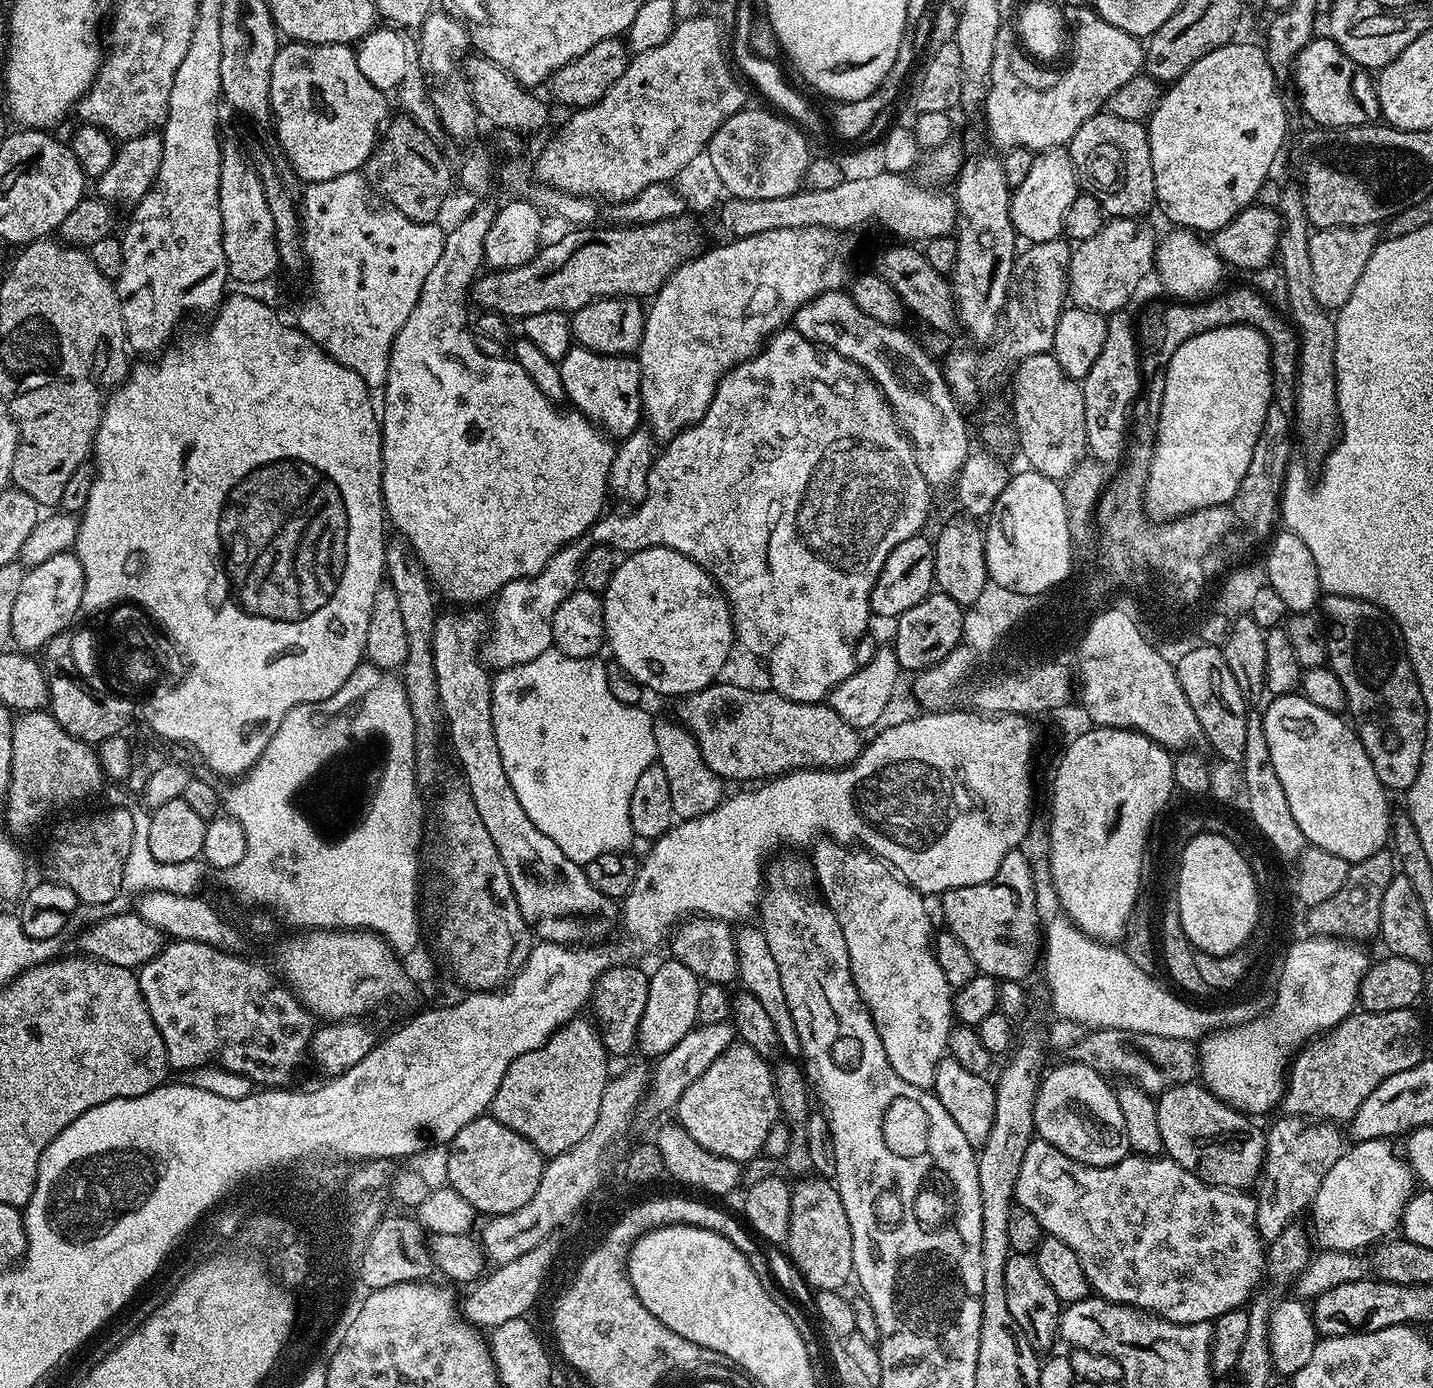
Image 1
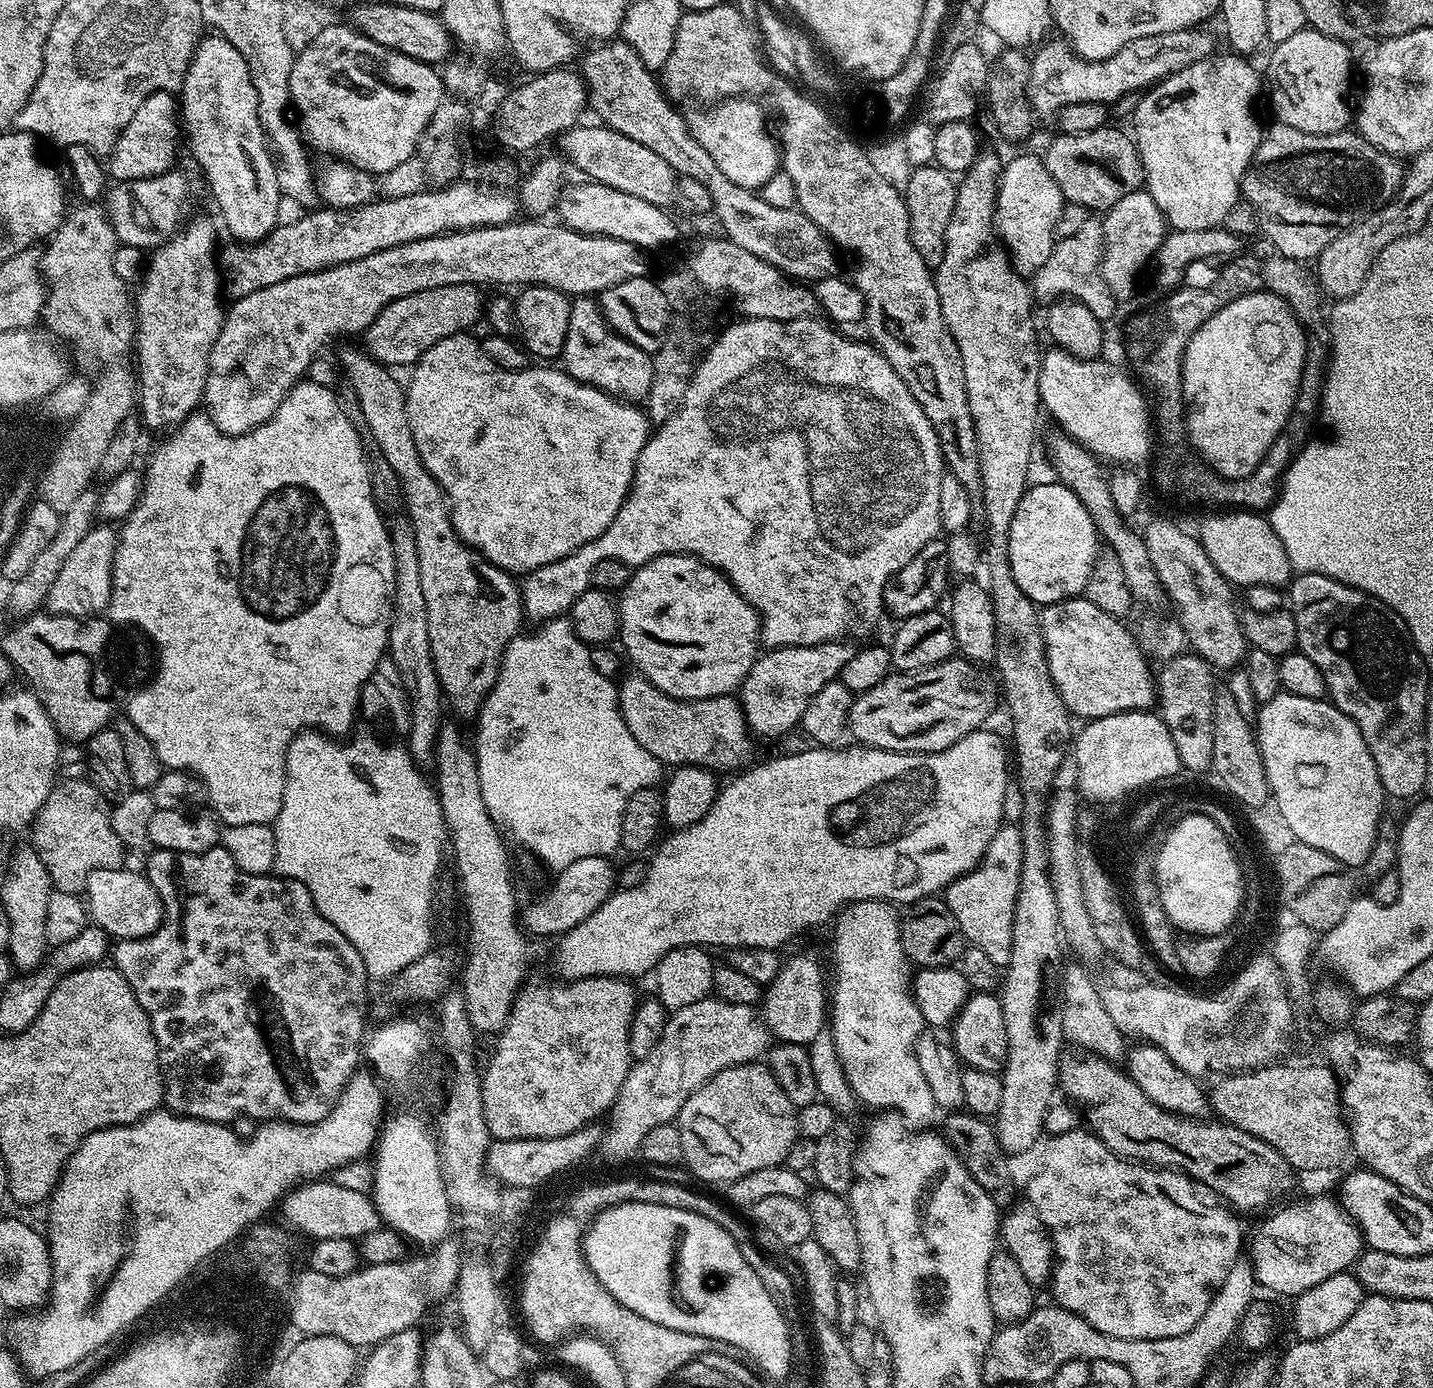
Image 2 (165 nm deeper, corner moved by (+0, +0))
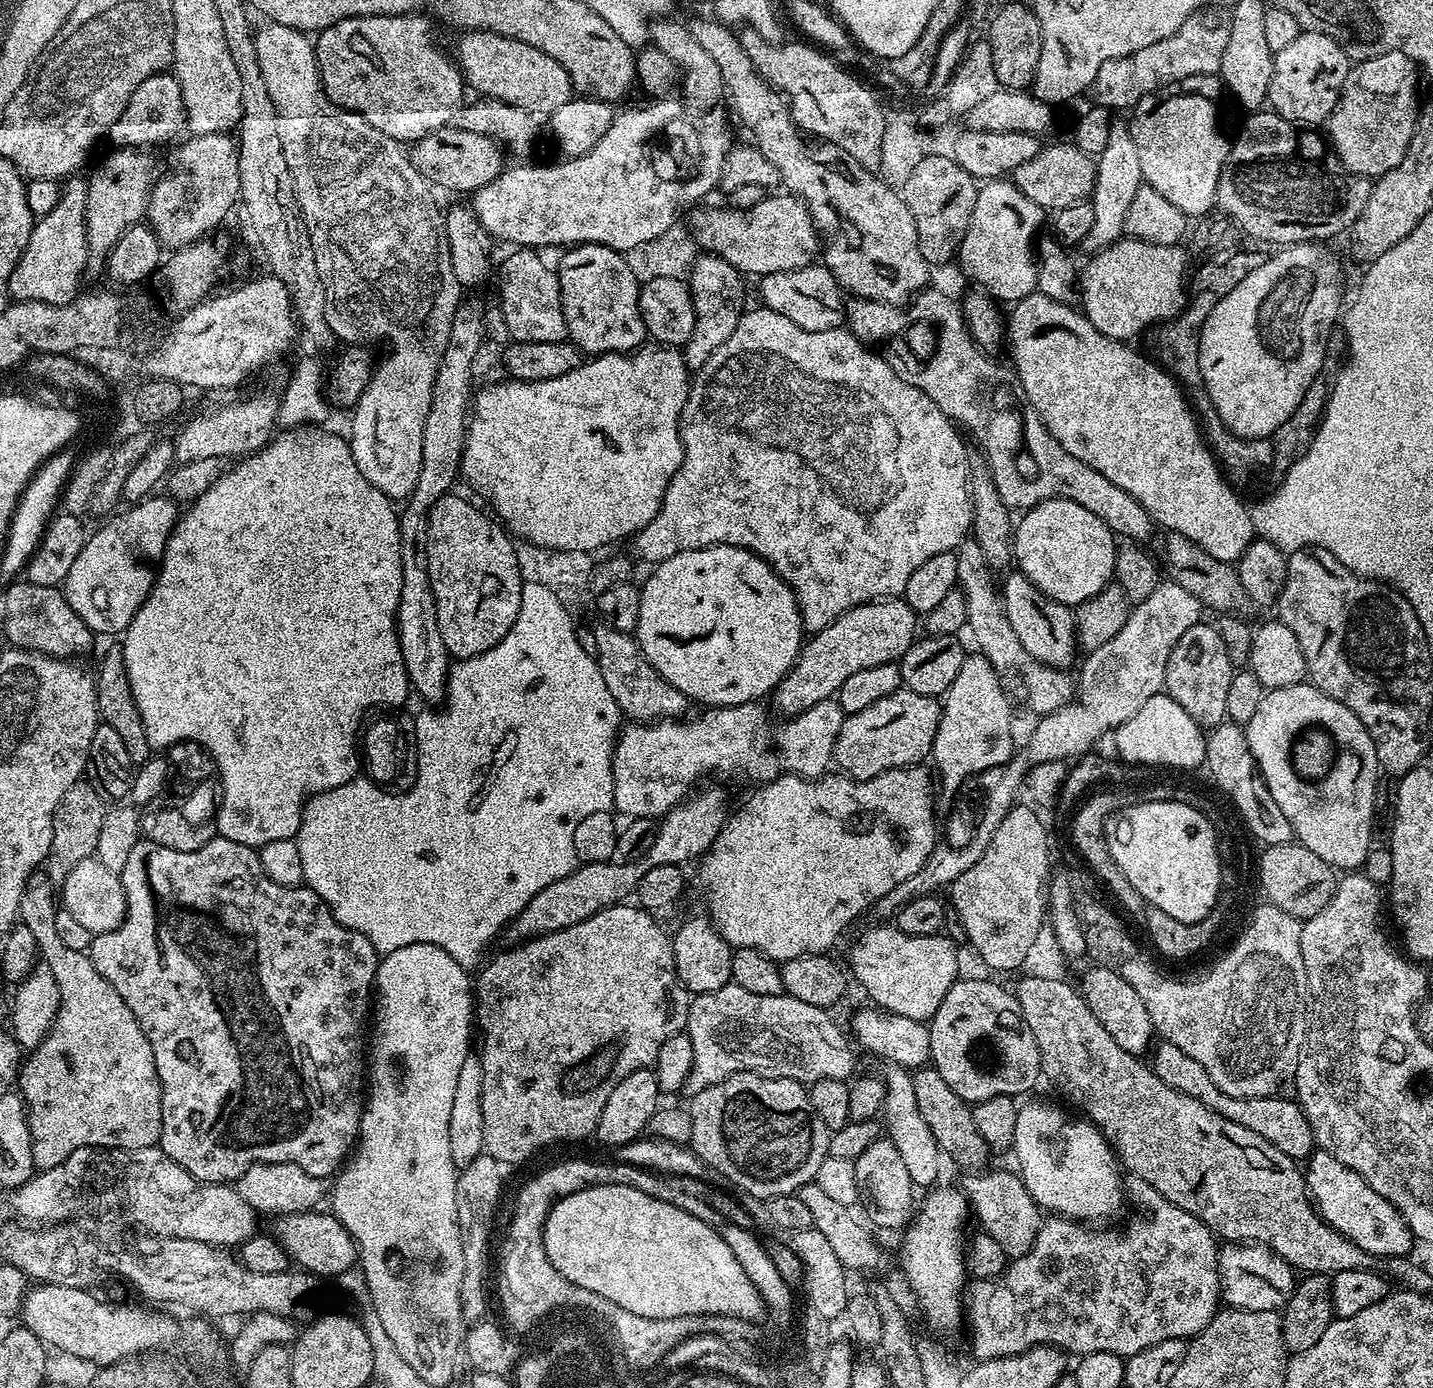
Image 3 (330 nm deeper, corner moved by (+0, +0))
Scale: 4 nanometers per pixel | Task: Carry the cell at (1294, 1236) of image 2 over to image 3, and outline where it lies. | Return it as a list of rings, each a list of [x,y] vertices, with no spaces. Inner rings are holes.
[[[1228,1242],[1219,1249],[1220,1295],[1223,1303],[1242,1312],[1283,1309],[1298,1287],[1297,1273],[1278,1254],[1260,1244]]]

